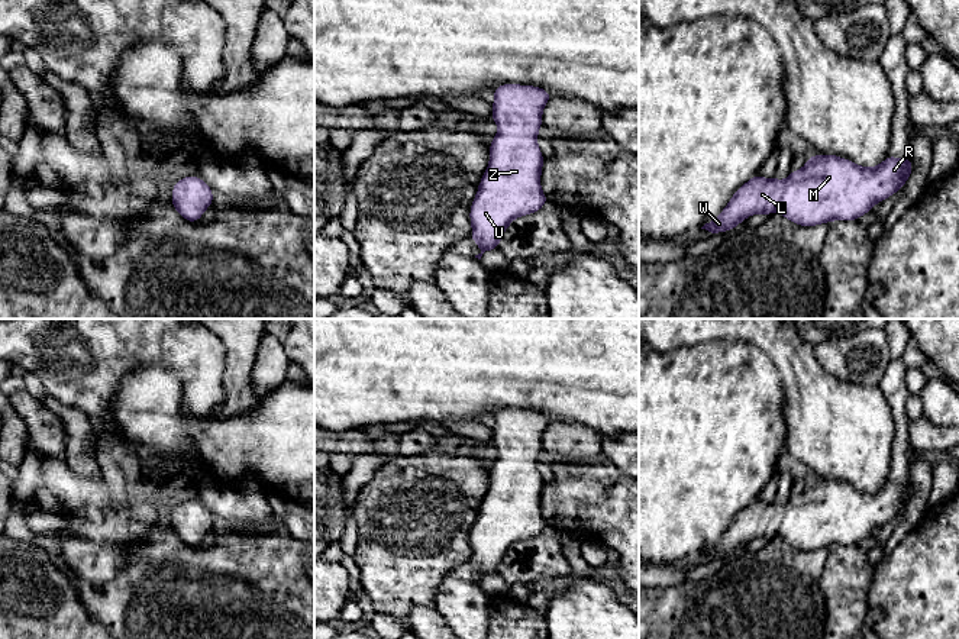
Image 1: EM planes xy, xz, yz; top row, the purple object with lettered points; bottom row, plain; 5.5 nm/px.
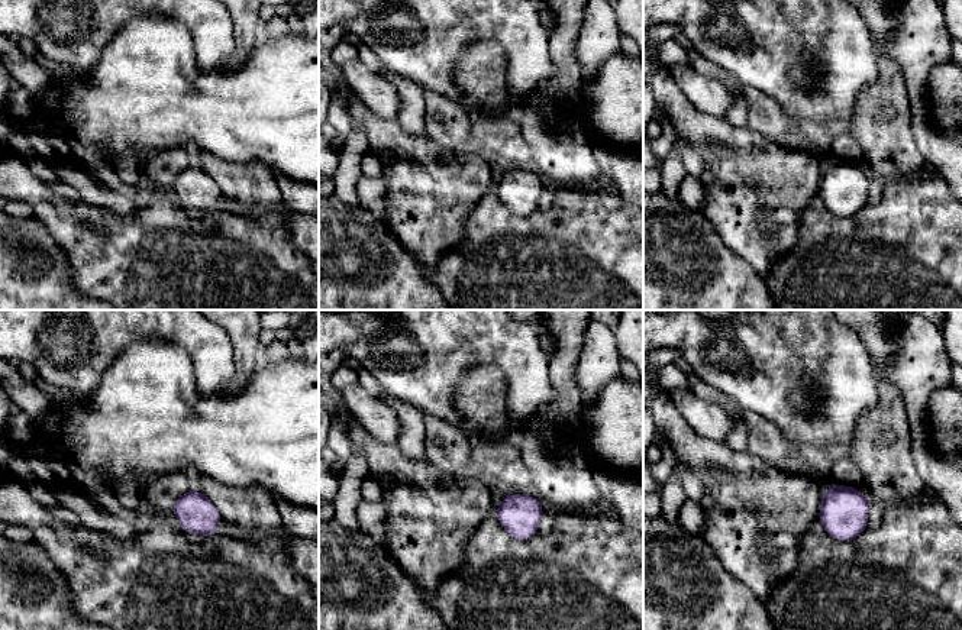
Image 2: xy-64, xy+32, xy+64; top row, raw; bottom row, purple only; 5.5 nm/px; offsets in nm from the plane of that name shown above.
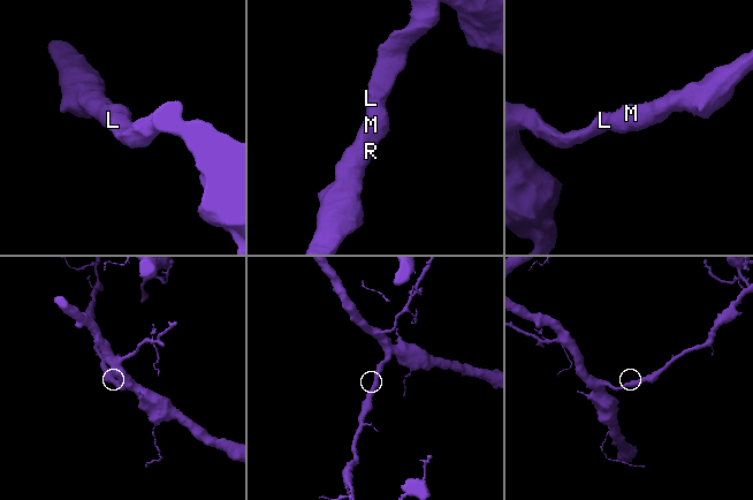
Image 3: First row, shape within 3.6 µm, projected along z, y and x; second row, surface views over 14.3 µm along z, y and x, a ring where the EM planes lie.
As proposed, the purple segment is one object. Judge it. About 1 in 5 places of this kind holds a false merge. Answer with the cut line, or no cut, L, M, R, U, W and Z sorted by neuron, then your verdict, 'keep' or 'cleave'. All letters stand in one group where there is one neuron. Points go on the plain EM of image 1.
no cut | L M R U W Z | keep

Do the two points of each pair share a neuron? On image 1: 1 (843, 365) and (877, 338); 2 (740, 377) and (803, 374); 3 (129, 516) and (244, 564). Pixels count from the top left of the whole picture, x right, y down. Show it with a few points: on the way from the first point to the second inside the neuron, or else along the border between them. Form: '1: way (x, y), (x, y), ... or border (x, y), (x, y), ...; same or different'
1: way (852, 360), (868, 347); same
2: border (759, 348), (780, 376), (784, 409); different
3: border (154, 526), (129, 549); different

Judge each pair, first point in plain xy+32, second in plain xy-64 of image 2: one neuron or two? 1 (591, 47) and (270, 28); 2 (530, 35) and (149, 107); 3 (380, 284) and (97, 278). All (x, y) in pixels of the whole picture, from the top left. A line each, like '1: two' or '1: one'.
1: one
2: two
3: two

